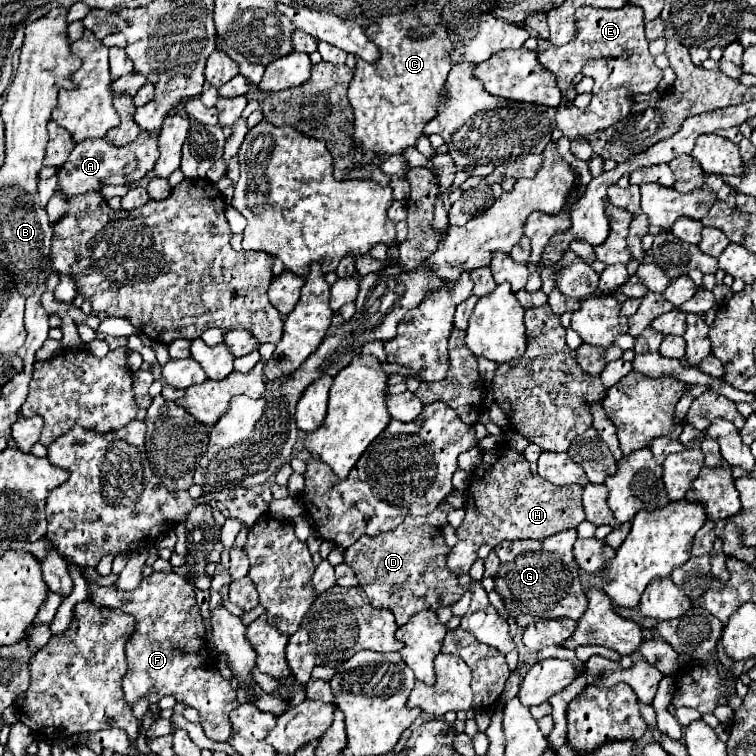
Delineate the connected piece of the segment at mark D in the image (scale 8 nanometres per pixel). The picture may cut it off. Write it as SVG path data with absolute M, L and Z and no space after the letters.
M407 516L395 530L381 532L379 536L361 536L351 548L345 550L345 564L353 568L359 586L365 590L369 602L375 608L387 608L397 618L397 624L403 626L413 614L421 610L437 610L439 606L451 606L463 596L463 588L457 584L457 576L447 568L445 556L449 548L443 540L439 528L427 524L425 516Z

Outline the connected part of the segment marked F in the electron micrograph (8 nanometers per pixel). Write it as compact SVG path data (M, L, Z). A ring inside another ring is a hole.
M153 572L131 592L115 590L113 586L89 584L89 596L95 604L129 612L137 620L135 634L125 648L129 662L129 670L123 676L125 700L133 704L141 696L147 696L149 702L155 704L163 696L171 694L177 702L185 702L199 710L203 730L211 740L227 742L231 736L229 712L237 708L239 702L229 680L209 668L209 654L203 640L205 626L189 582L173 572ZM187 622L189 626L185 626Z

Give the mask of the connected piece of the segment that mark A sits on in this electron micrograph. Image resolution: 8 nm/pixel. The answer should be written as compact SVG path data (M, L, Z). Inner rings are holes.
M139 132L139 136L127 144L127 146L113 146L109 140L99 138L99 140L83 140L75 144L67 164L59 168L57 178L59 178L59 192L63 198L75 196L75 194L85 194L91 190L101 190L105 184L131 184L135 180L141 180L155 164L159 150L157 150L157 132Z

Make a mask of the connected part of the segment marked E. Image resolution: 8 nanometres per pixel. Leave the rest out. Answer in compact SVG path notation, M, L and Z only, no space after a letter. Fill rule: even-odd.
M629 4L627 8L619 10L603 10L603 8L591 8L583 6L575 12L575 36L571 42L563 46L551 46L547 50L537 52L537 60L555 74L557 86L563 92L563 102L557 106L557 128L573 140L575 136L589 136L595 132L601 132L603 128L609 128L623 120L631 112L633 96L641 92L653 92L657 90L663 72L653 64L653 56L647 48L647 38L643 32L643 10L639 6ZM589 58L607 58L609 66L609 80L603 86L605 90L599 90L595 98L591 98L591 104L587 108L577 108L573 102L567 100L567 88L573 84L573 78L581 72L583 64Z

